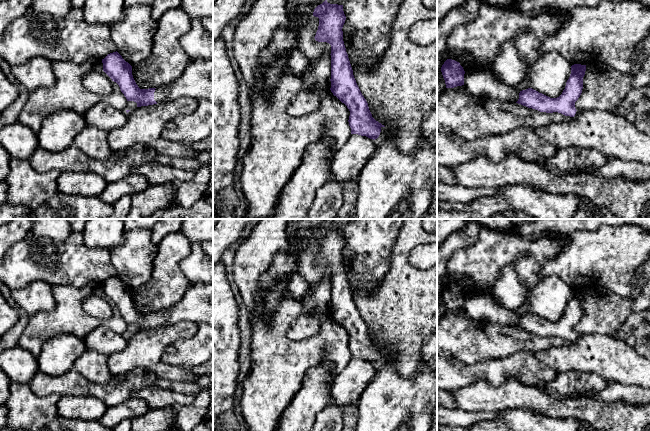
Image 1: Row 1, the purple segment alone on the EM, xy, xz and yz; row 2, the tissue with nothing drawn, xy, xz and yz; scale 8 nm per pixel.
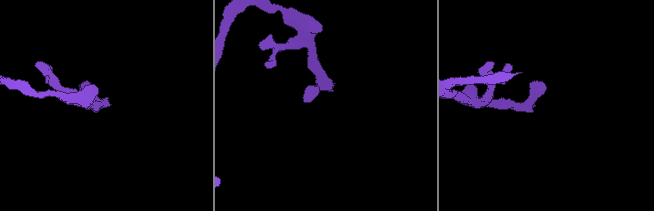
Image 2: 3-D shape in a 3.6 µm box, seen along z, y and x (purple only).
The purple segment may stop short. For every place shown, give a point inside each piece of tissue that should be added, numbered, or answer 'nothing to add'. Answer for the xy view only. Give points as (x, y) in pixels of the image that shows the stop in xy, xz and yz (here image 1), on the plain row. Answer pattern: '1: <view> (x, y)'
1: xy (196, 305)

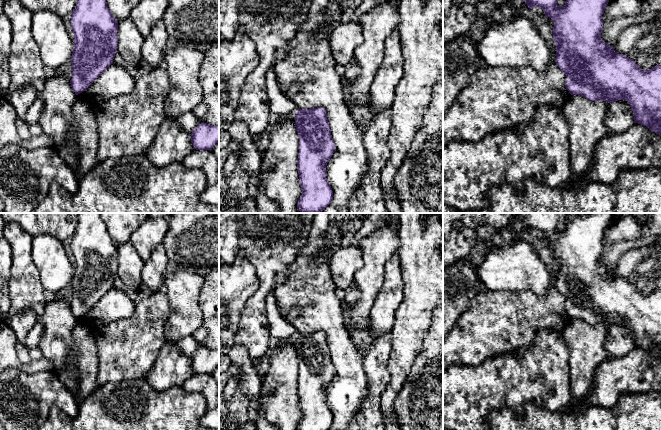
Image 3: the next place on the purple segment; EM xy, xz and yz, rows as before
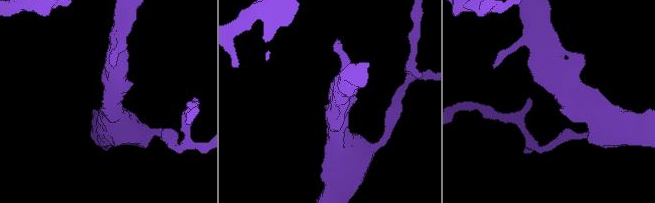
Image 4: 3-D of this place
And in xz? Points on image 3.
1: xz (279, 328)

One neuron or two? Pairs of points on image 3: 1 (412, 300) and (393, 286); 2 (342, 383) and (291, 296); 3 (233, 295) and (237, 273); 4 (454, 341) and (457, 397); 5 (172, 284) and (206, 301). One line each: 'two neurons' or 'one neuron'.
1: two neurons
2: one neuron
3: one neuron
4: two neurons
5: two neurons

